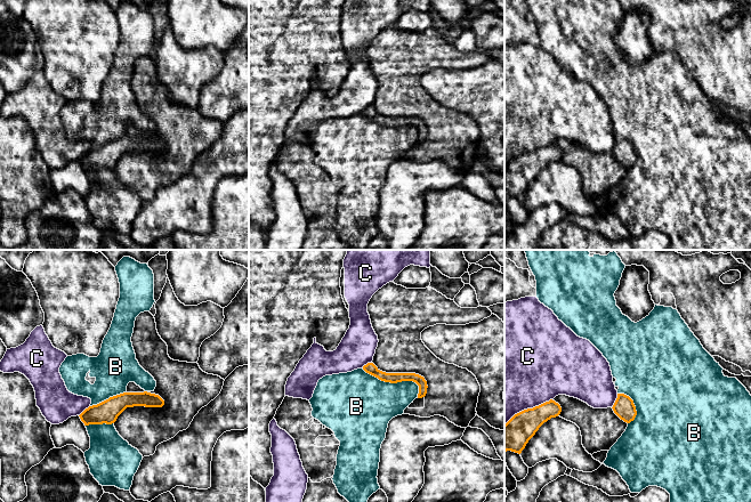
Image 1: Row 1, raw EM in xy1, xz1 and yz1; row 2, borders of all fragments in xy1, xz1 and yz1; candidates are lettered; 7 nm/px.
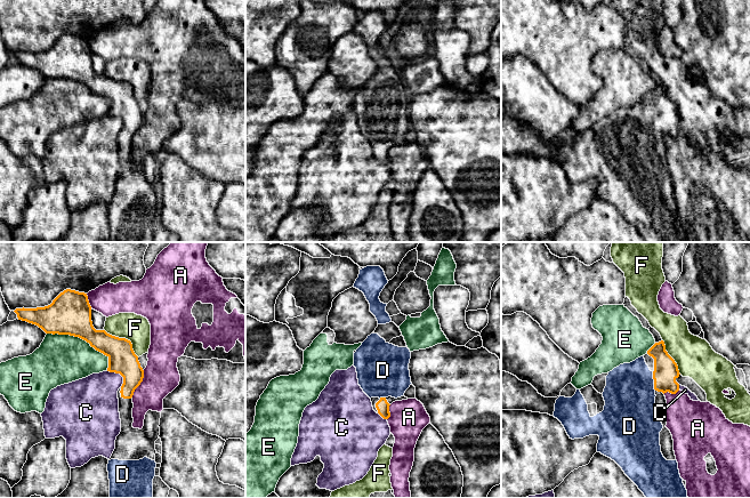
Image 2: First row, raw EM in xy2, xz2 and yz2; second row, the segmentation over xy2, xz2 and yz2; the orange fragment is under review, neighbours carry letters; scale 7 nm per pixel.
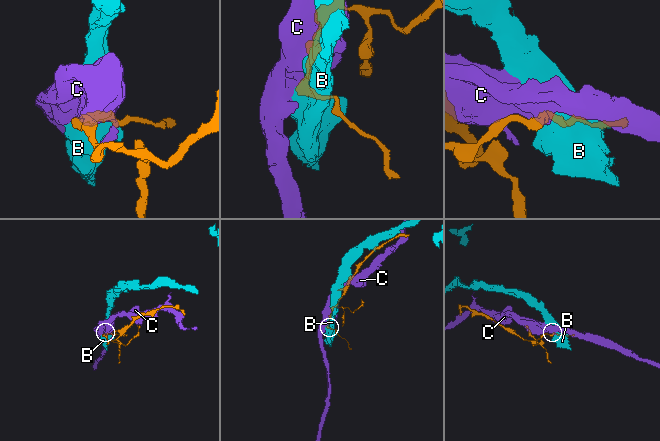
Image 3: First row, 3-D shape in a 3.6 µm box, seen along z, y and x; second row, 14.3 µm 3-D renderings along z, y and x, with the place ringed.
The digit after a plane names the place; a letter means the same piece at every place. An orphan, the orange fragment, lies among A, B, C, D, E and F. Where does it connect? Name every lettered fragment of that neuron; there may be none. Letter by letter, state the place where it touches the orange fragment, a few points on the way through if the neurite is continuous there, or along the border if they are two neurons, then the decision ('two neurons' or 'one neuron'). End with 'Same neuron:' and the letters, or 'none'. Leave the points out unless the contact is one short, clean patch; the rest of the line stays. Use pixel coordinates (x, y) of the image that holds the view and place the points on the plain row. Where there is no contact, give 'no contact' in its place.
A: meets orange in xy2 at (139, 128); two neurons
B: meets orange in xz1 at (396, 127); two neurons
C: meets orange in yz1 at (527, 153); two neurons
D: meets orange in yz2 at (654, 125); runs through yz2 (666, 114), (654, 125), (642, 127), (629, 139); one neuron
E: meets orange in xy2 at (83, 83); two neurons
F: meets orange in xy2 at (124, 82); two neurons
Same neuron: D

